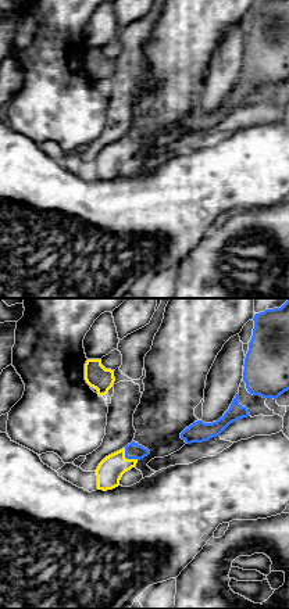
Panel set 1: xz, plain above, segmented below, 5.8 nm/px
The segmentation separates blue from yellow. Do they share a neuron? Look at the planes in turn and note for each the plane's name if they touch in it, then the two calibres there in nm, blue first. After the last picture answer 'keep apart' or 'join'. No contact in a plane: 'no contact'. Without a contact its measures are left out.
contact in xz; calibres 100 and 150 nm

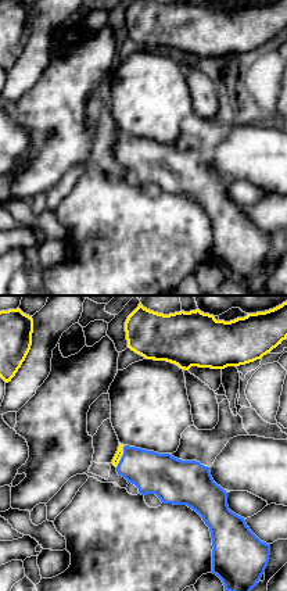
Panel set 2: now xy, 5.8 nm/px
contact in xy; calibres 240 and 50 nm

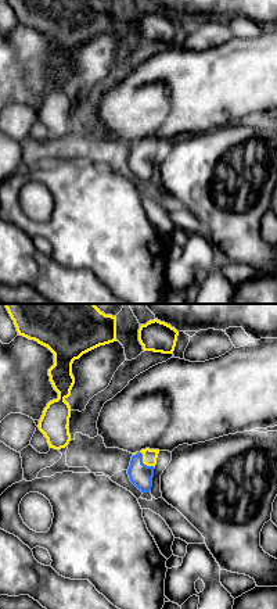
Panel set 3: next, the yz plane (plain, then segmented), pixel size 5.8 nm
contact in yz; calibres 140 and 80 nm

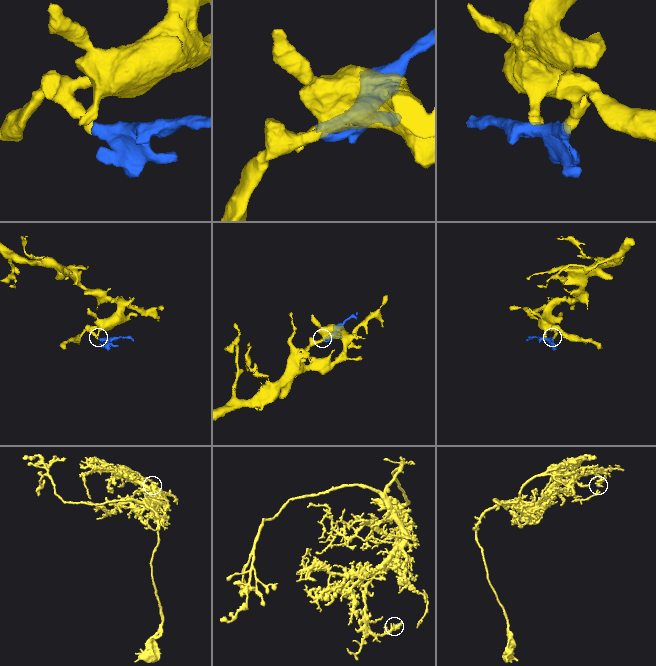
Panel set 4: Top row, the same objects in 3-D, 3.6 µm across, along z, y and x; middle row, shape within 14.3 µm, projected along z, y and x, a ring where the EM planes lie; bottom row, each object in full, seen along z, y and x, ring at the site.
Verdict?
join

